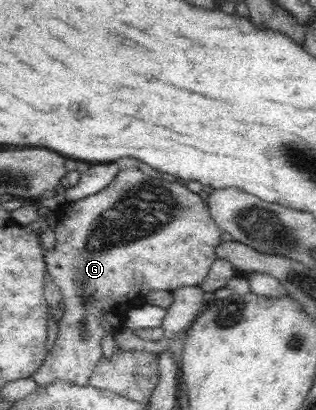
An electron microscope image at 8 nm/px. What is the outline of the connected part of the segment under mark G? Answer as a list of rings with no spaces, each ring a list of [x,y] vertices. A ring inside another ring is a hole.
[[[138,168],[122,169],[104,190],[74,202],[67,201],[56,211],[56,243],[53,249],[44,253],[46,272],[62,293],[64,314],[57,322],[58,333],[53,347],[31,377],[38,387],[57,379],[86,386],[97,359],[103,355],[102,336],[120,328],[131,308],[146,304],[145,298],[150,291],[172,292],[178,287],[198,286],[217,259],[215,251],[222,242],[223,230],[216,225],[209,206],[198,193],[176,182],[147,175]]]

